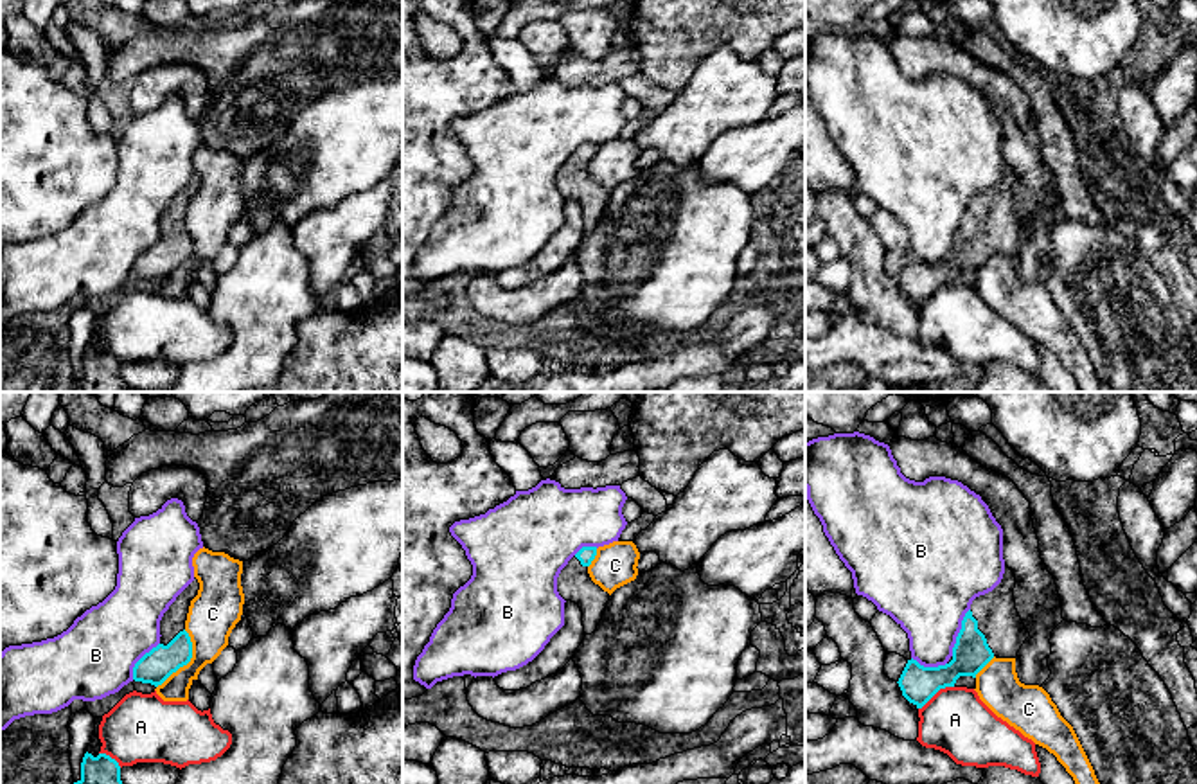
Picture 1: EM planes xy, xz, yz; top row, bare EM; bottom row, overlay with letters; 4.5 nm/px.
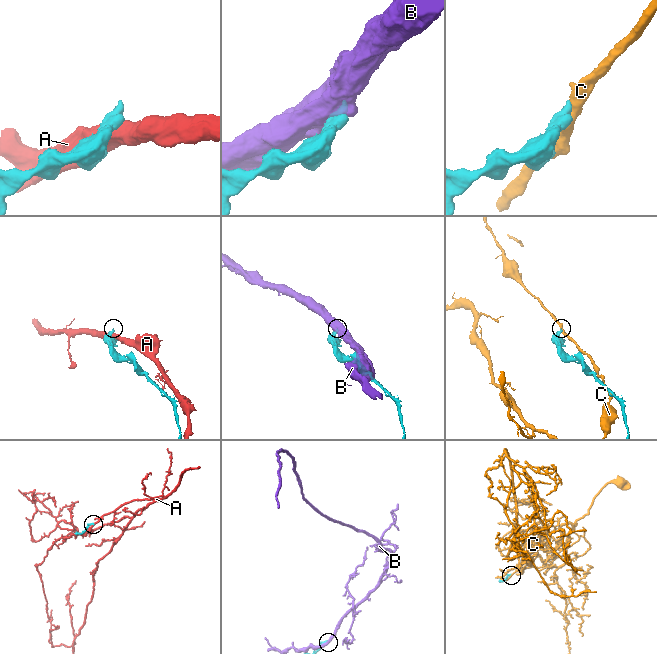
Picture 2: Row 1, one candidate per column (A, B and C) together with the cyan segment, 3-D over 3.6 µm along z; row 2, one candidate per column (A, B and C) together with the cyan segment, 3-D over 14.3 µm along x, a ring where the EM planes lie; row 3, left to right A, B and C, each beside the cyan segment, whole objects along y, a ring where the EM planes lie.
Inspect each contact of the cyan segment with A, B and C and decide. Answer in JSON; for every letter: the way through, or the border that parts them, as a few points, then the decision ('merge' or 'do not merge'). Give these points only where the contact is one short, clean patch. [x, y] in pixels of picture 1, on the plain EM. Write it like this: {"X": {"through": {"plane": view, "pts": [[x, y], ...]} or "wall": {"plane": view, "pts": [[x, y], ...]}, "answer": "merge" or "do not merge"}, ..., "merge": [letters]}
{"A": {"answer": "do not merge"}, "B": {"answer": "do not merge"}, "C": {"wall": {"plane": "xy", "pts": [[186, 227], [191, 238], [191, 256], [157, 285]]}, "answer": "do not merge"}, "merge": []}

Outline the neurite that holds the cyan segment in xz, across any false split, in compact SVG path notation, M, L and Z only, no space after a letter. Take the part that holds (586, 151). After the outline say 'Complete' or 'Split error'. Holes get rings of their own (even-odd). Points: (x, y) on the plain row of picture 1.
M582 144L557 174L559 192L581 205L586 232L597 227L609 198L609 191L595 182L588 171L588 164L595 153L597 144Z. Split error

